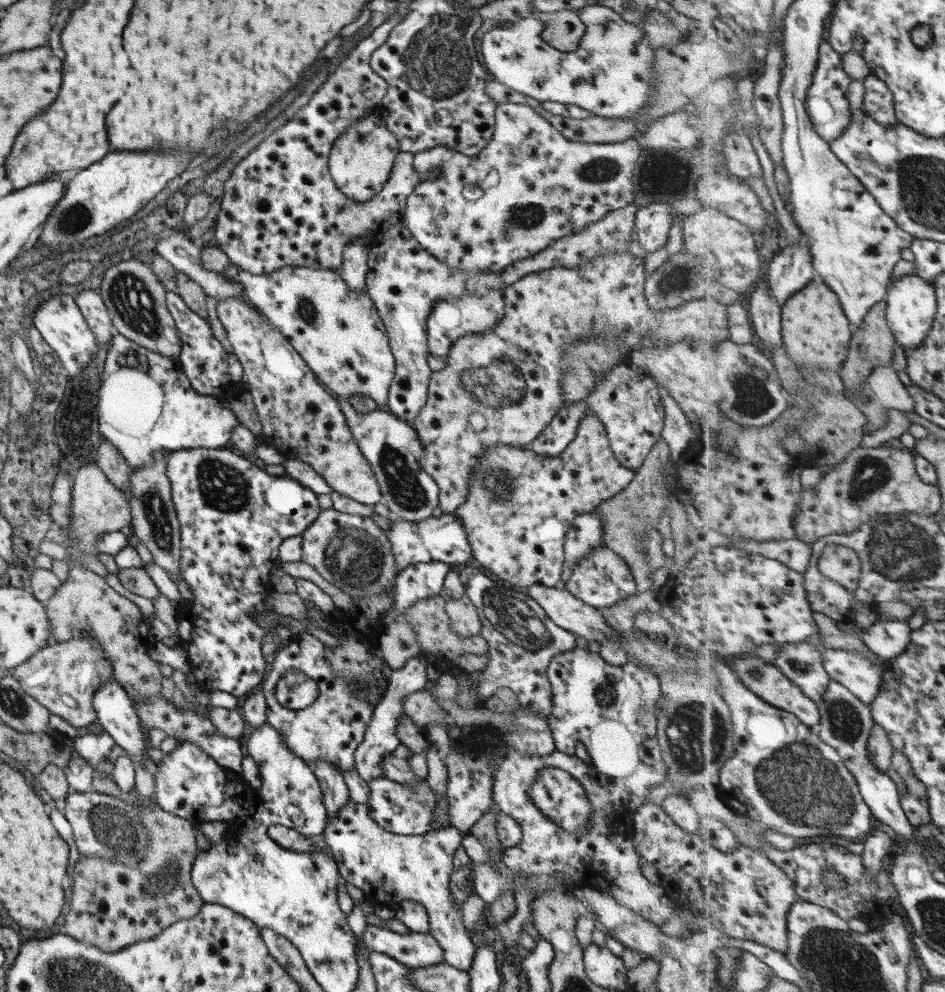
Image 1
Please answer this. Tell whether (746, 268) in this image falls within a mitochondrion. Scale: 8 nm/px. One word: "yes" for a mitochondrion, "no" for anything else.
no

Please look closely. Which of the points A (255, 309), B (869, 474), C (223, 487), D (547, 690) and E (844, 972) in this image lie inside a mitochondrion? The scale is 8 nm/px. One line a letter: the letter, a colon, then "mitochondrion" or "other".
A: other
B: mitochondrion
C: mitochondrion
D: other
E: mitochondrion

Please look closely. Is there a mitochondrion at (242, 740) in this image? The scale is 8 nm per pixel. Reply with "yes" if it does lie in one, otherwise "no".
no

